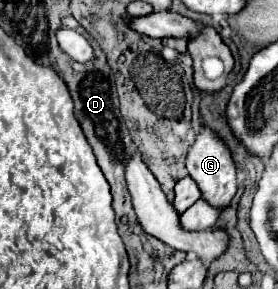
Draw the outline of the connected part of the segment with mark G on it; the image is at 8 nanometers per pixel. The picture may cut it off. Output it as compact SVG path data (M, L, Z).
M203 128L193 146L191 146L191 152L187 154L187 170L189 170L189 176L197 182L199 190L201 190L201 198L207 200L207 204L211 204L213 208L227 208L231 198L235 196L237 192L237 176L235 176L235 164L231 160L231 152L227 150L227 146L209 130L209 128Z

